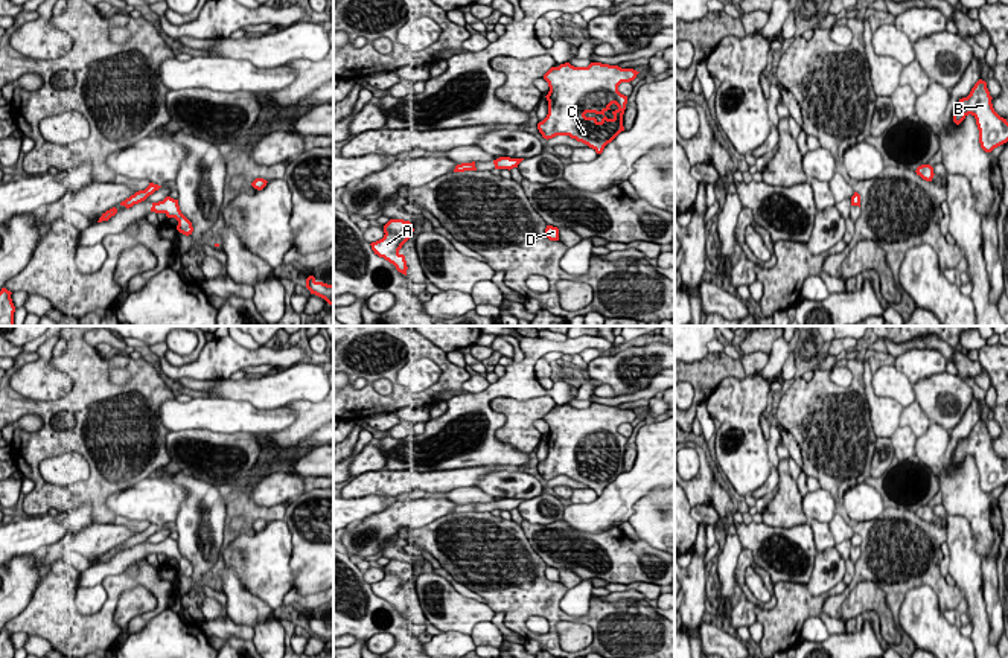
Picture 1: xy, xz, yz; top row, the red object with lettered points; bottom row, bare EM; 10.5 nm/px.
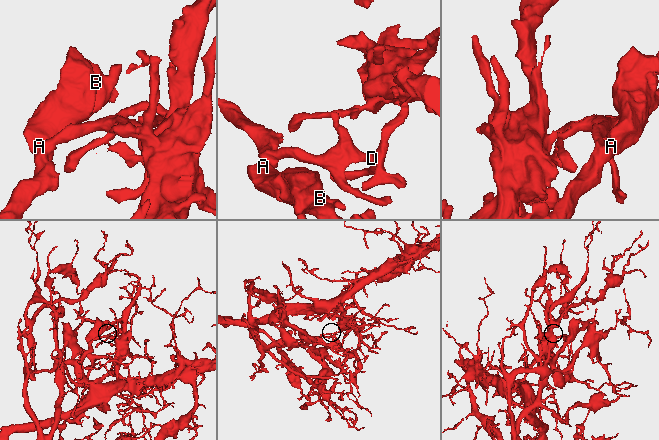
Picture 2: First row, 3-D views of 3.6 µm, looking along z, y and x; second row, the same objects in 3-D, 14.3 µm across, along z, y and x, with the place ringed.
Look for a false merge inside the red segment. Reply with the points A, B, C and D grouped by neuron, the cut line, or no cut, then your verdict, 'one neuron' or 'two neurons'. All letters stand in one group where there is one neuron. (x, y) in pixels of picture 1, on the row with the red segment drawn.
groups A B D / C; cut xy (131, 204), (127, 207); two neurons

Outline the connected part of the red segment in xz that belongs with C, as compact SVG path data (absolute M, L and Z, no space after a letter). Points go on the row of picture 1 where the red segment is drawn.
M569 62L551 67L544 79L548 82L550 91L548 114L537 123L537 129L544 139L556 136L569 136L601 154L604 146L611 143L621 131L623 114L627 96L618 91L621 82L630 82L640 72L633 69L621 69L601 62L591 62L588 67L574 67Z

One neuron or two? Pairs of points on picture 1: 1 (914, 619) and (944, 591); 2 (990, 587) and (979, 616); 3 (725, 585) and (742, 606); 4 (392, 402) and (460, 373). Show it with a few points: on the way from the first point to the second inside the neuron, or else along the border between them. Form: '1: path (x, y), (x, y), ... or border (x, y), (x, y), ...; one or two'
1: border (903, 597), (911, 590), (928, 585), (941, 613); two
2: border (979, 565), (981, 593), (990, 635); two
3: path (730, 590), (737, 602); one
4: path (408, 399), (421, 399), (443, 383); one

